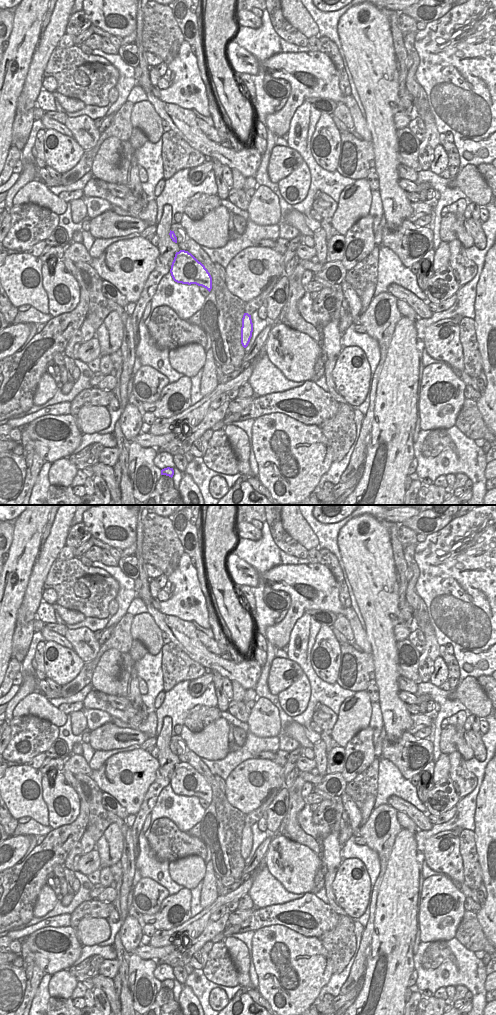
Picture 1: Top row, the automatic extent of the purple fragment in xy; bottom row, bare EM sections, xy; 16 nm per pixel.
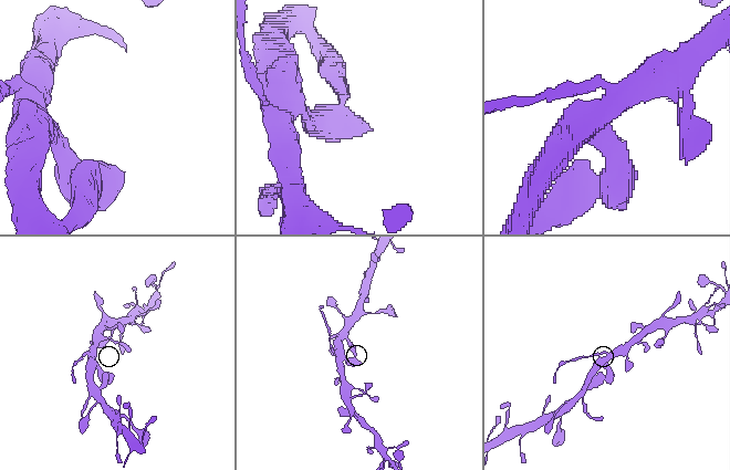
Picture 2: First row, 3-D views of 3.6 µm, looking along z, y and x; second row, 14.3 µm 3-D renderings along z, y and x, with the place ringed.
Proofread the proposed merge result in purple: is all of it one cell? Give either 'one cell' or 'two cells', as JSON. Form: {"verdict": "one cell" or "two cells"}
{"verdict": "two cells"}

